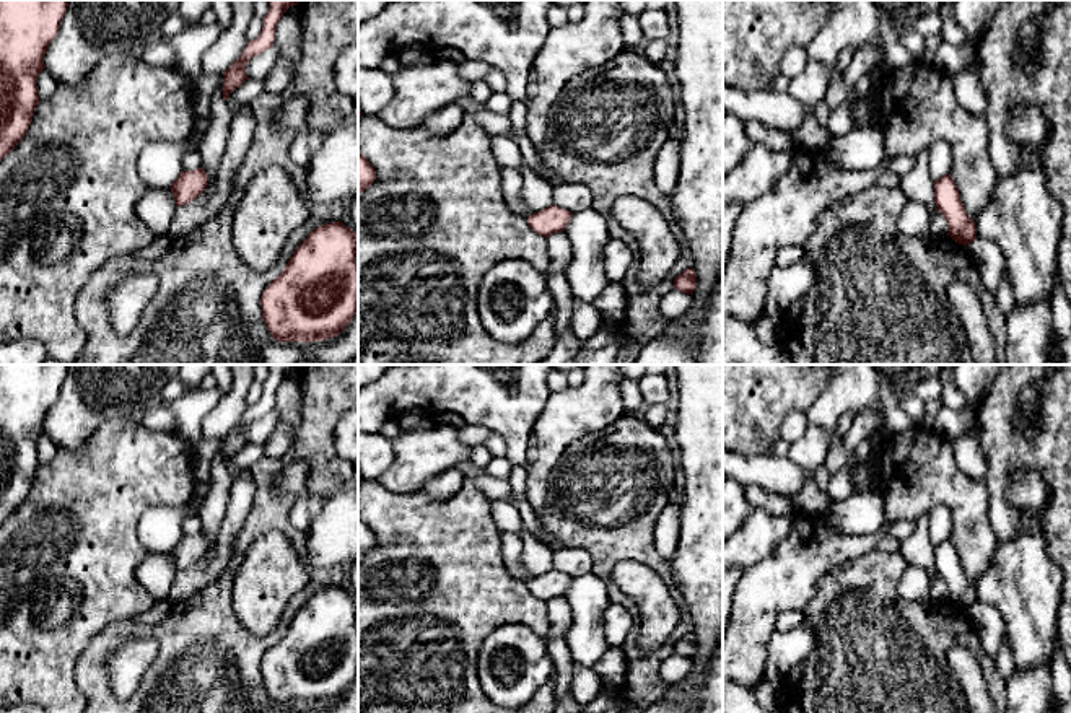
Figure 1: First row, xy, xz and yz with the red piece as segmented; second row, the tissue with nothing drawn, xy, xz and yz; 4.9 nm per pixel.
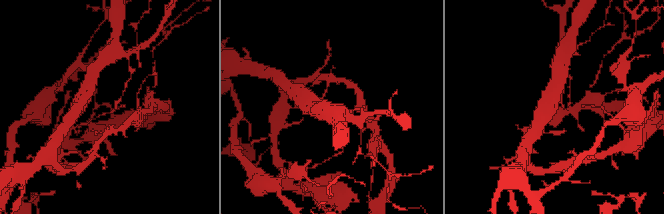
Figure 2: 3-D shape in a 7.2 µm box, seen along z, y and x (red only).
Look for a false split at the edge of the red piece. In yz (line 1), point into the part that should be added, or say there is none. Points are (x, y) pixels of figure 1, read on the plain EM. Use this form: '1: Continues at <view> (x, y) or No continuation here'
1: No continuation here

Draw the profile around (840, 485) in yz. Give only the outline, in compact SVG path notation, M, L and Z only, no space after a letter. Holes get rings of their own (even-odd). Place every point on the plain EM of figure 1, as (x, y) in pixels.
M843 466L838 472L830 477L827 493L830 495L832 501L842 501L853 493L855 482L851 472L846 466Z

